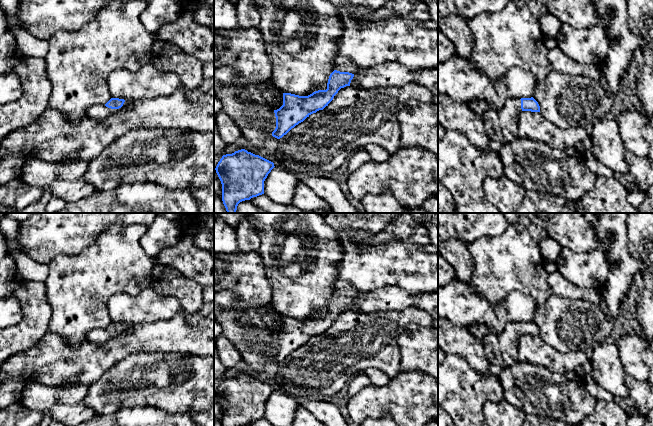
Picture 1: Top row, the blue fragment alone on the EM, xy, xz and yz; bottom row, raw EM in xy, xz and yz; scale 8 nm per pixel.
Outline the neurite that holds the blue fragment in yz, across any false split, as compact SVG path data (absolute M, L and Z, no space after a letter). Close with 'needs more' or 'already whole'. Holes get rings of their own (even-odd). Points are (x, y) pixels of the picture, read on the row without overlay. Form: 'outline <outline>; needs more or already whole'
outline M531 321L508 323L498 334L487 333L482 342L490 364L506 368L516 363L519 339L522 335L540 336L540 330Z; needs more

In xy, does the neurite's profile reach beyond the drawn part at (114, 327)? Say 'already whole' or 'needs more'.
needs more

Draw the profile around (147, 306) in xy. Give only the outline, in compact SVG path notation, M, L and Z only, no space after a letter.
M149 286L136 295L123 292L112 295L108 301L108 311L112 322L132 326L167 320L183 310L175 297L161 296Z

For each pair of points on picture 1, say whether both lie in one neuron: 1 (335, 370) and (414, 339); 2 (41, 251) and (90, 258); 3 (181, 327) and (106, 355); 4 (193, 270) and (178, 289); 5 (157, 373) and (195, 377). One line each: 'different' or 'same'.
1: different
2: different
3: same
4: different
5: same

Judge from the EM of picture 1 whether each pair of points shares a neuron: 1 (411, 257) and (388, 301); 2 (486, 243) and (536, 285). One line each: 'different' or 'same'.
1: different
2: same

